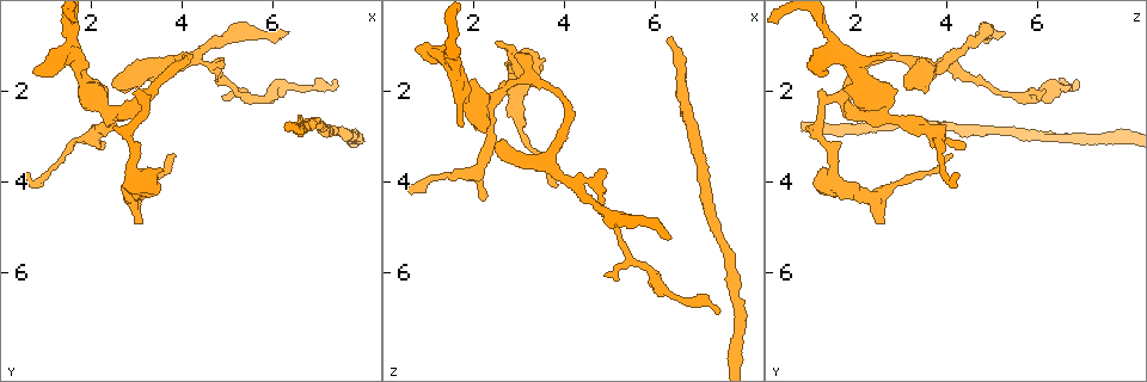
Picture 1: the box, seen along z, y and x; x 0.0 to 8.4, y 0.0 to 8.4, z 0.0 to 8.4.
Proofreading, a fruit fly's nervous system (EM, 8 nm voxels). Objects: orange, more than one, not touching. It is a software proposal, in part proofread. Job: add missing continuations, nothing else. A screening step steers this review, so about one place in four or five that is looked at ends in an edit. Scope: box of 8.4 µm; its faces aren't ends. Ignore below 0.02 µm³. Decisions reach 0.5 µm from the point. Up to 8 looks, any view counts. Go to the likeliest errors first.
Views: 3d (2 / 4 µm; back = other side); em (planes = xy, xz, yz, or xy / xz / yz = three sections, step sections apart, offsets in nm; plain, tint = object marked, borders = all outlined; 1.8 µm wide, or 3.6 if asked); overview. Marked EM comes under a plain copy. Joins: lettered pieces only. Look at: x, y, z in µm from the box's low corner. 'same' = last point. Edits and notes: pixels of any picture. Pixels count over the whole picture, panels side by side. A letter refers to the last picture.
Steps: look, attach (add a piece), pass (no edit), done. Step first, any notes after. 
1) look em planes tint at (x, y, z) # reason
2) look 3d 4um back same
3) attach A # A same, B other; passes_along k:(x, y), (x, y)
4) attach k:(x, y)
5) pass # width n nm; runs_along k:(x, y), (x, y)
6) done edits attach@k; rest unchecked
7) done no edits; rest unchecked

look em yz step 8 borders at (6.30, 2.65, 0.85) # long arm stops here

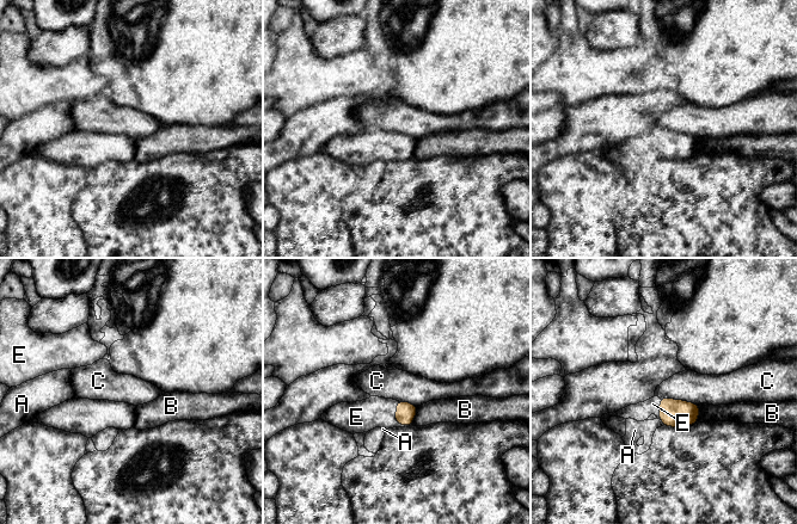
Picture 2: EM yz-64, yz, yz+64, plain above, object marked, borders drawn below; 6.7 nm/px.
attach E # longest_contact C 300 nm; A other, B other, C other, E same; the cell continues

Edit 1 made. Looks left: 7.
look overview # see it whole again

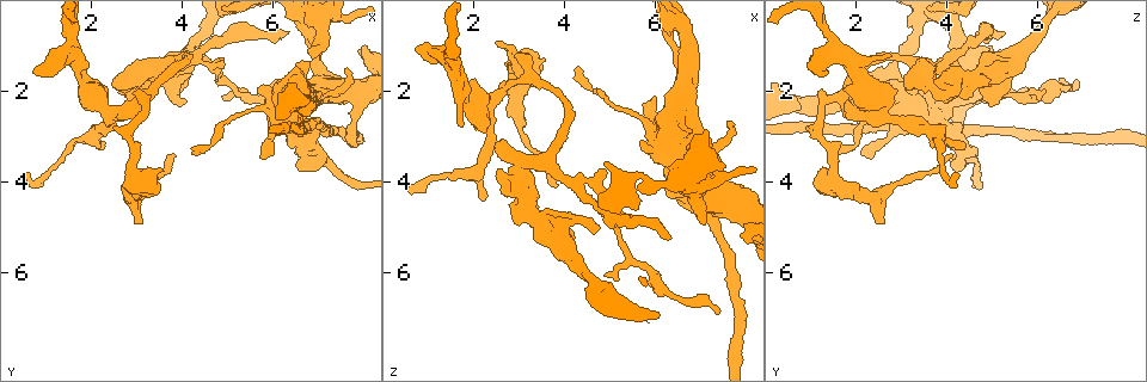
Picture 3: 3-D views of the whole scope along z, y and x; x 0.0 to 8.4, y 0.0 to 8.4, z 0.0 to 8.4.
look 3d 4um at (6.35, 0.75, 5.25) # an open end

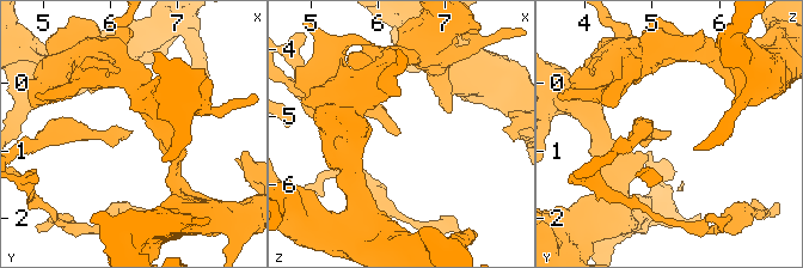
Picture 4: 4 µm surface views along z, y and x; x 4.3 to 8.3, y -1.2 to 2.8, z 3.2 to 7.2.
look em 3.6um xy step 8 tint at (6.30, 0.65, 5.30) # shape alone is not enough

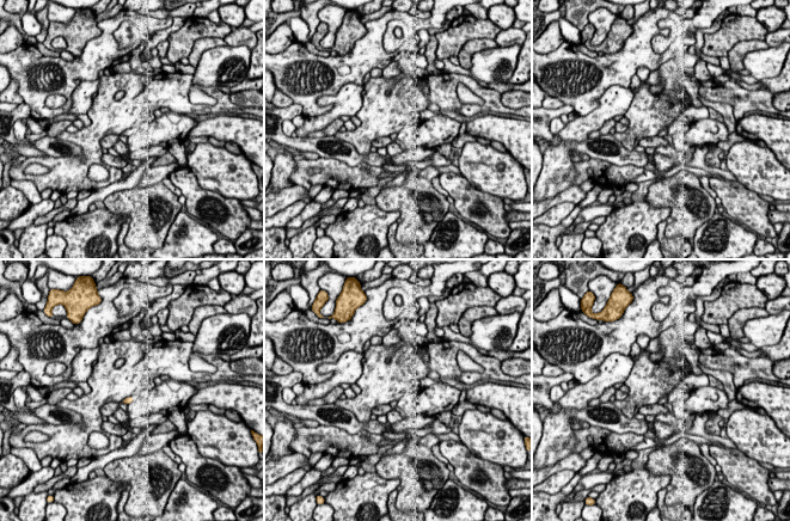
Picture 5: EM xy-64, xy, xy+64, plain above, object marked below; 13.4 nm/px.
look em 3.6um planes borders same # cut it another way

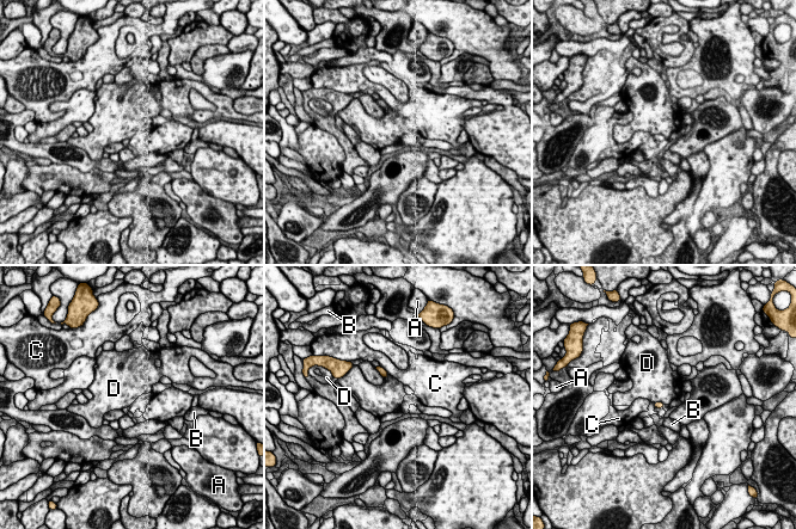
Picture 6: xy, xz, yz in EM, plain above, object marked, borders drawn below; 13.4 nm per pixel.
pass # A other, B other, C other, D other; border 6:(654, 401), (665, 404); no lettered piece goes on from it

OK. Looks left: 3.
look 3d 2um back at (3.60, 3.70, 1.30) # branch stops here

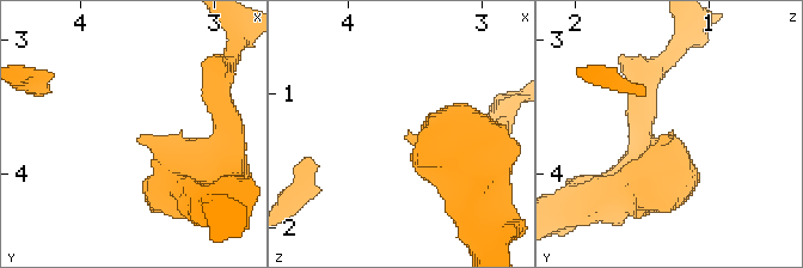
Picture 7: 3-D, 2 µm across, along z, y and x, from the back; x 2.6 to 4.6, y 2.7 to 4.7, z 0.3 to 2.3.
look em xy step 8 tint at (3.58, 3.72, 1.32)

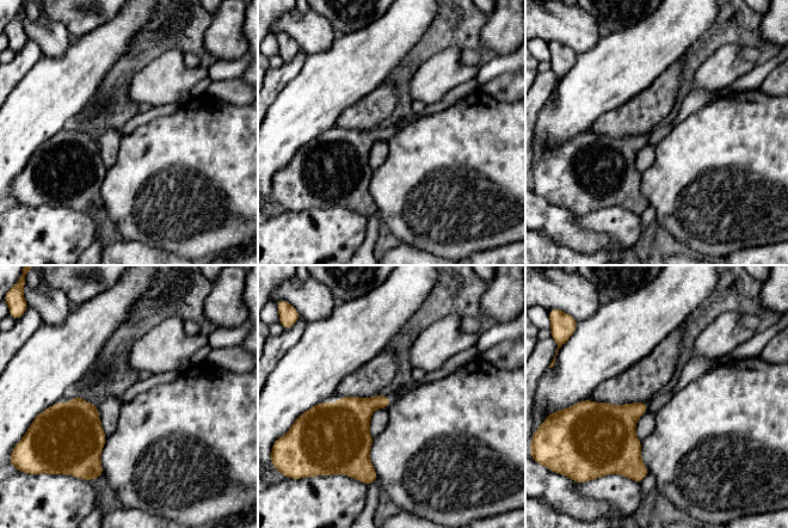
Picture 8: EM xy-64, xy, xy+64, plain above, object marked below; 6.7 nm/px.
look em planes borders same # another direction

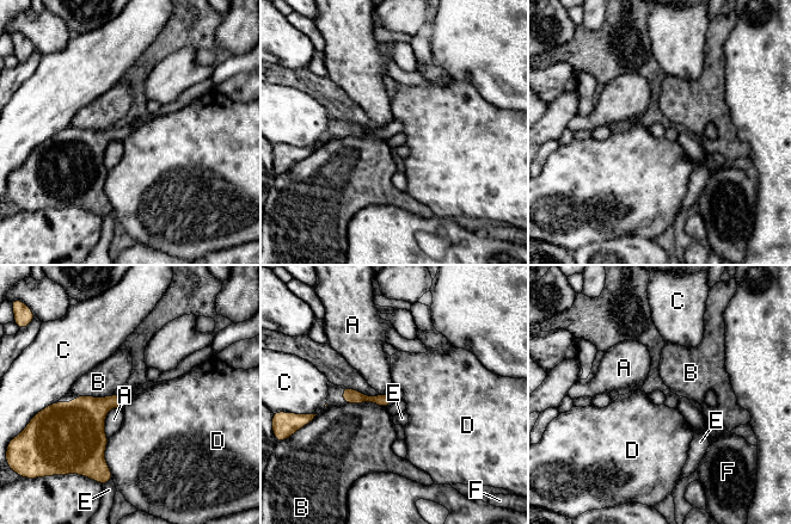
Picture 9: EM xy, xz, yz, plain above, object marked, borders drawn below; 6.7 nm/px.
pass # A other, B other, C other, D other, E other, F other; runs_along 9:(345, 390), (351, 396), (387, 401); no lettered piece goes on from it

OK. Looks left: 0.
done edits attach@2; rest unchecked

